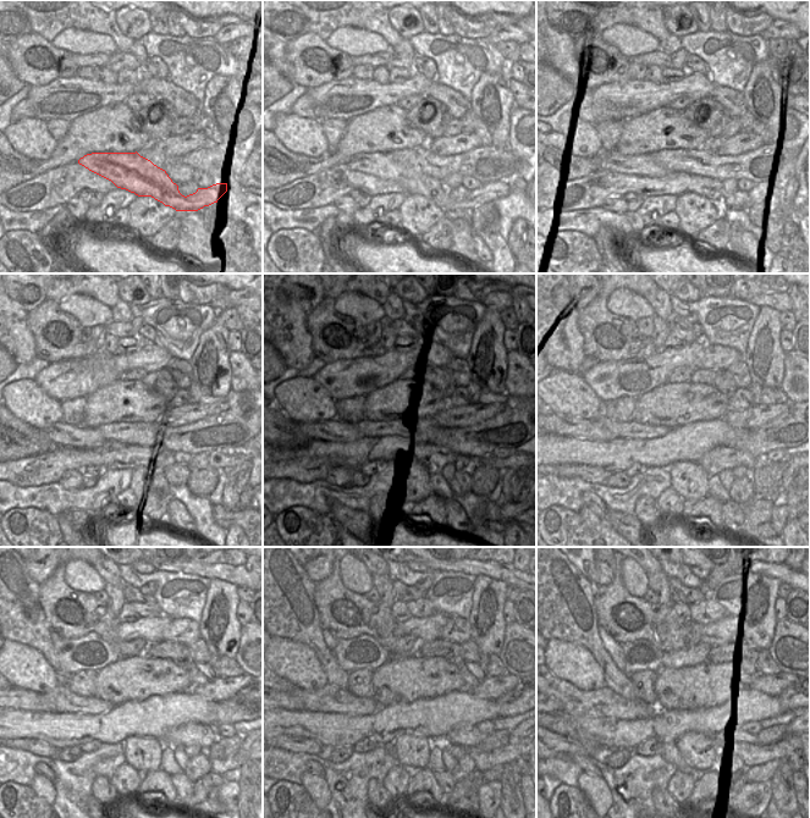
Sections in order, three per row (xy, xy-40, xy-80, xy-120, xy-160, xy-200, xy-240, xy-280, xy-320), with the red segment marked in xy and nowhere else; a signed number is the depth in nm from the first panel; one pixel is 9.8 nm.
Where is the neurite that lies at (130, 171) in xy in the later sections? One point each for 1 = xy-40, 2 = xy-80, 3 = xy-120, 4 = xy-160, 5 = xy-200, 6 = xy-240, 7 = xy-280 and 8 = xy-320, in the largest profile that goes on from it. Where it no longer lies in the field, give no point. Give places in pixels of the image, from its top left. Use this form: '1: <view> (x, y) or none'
1: xy-40 (380, 165)
2: xy-80 (642, 164)
3: xy-120 (64, 435)
4: xy-160 (331, 431)
5: xy-200 (567, 426)
6: xy-240 (15, 698)
7: xy-280 (287, 701)
8: xy-320 (561, 703)

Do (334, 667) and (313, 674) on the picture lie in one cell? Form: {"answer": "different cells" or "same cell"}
{"answer": "different cells"}

